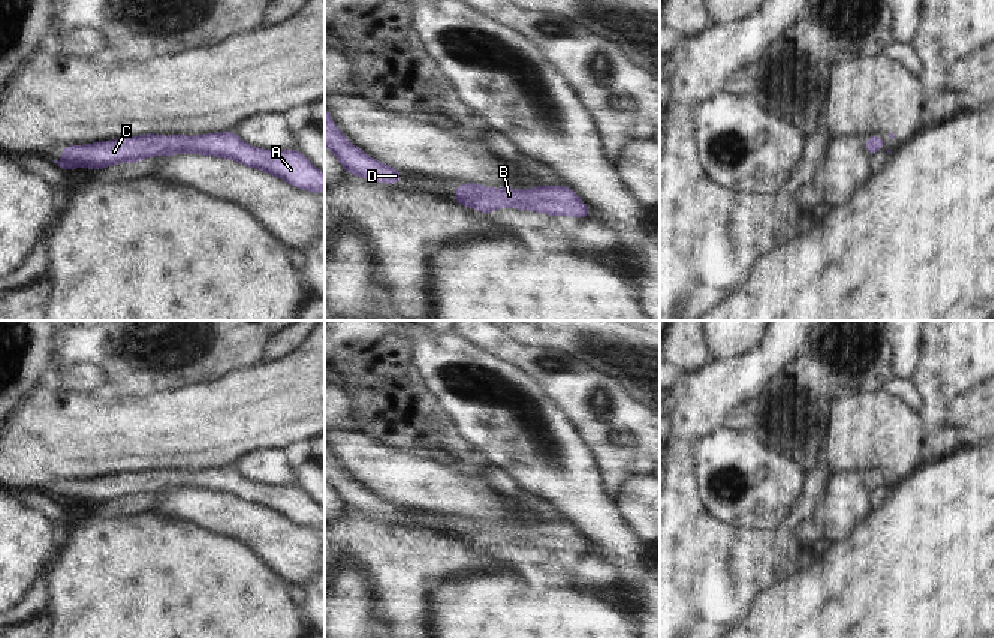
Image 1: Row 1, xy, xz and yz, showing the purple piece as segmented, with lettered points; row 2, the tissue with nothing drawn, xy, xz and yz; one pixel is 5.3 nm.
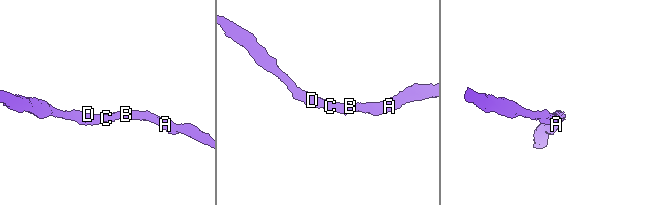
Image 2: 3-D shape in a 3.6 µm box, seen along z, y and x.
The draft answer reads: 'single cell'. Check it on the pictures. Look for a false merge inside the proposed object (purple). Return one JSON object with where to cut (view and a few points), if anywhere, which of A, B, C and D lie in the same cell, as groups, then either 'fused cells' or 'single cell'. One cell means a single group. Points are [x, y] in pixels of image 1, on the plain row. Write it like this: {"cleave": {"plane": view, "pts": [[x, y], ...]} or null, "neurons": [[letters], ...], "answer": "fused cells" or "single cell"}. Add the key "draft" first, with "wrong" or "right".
{"draft": "right", "cleave": null, "neurons": [["A", "B", "C", "D"]], "answer": "single cell"}

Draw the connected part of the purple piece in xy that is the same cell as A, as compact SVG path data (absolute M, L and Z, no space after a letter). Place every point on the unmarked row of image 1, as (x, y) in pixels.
M232 467L208 469L200 472L159 472L156 469L138 473L120 473L90 481L69 481L60 487L61 496L54 496L61 505L102 503L153 491L193 488L233 494L248 503L257 503L289 520L313 529L325 527L325 511L296 485L259 485L247 481Z

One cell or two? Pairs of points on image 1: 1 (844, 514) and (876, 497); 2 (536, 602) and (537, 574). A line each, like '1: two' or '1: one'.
1: two
2: two

